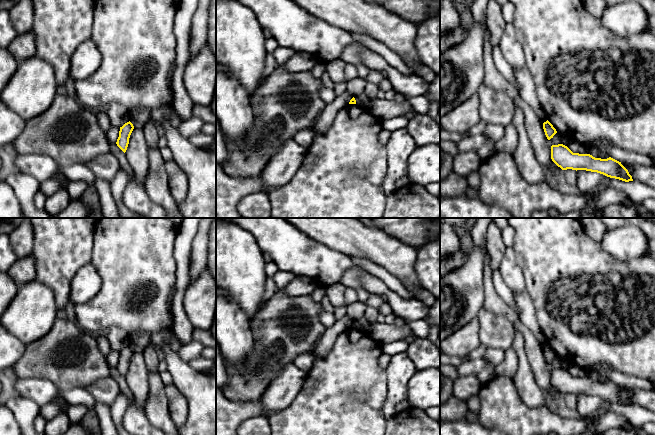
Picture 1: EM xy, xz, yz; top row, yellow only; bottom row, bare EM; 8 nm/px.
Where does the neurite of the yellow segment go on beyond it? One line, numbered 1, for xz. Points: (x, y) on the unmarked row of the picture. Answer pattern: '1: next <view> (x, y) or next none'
1: next none

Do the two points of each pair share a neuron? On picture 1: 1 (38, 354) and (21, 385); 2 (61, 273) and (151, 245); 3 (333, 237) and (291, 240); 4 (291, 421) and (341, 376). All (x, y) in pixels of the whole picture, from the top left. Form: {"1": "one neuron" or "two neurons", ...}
{"1": "two neurons", "2": "two neurons", "3": "two neurons", "4": "one neuron"}

